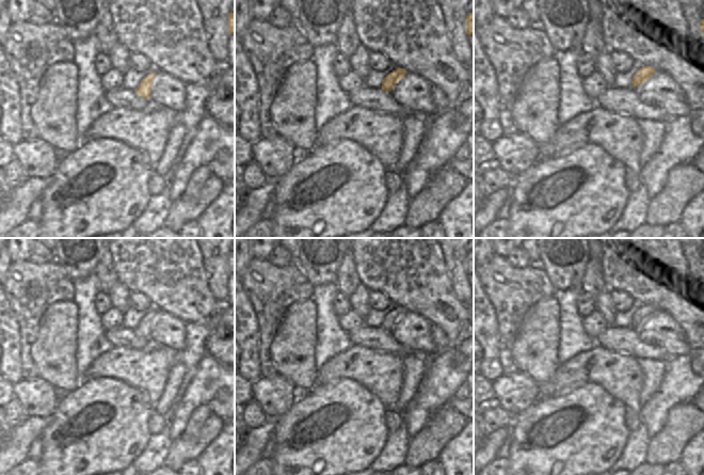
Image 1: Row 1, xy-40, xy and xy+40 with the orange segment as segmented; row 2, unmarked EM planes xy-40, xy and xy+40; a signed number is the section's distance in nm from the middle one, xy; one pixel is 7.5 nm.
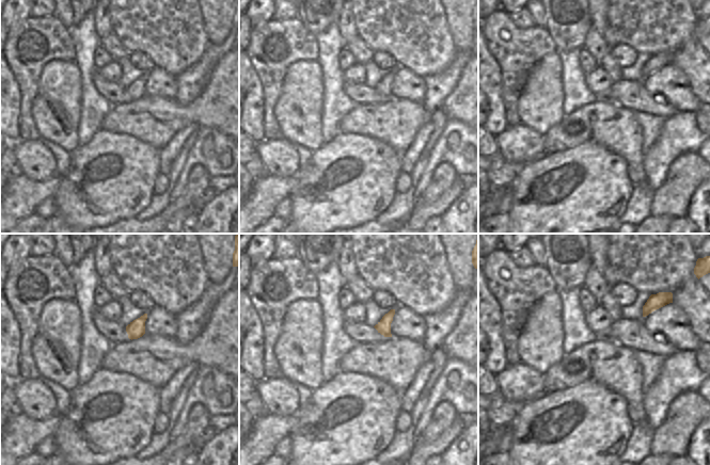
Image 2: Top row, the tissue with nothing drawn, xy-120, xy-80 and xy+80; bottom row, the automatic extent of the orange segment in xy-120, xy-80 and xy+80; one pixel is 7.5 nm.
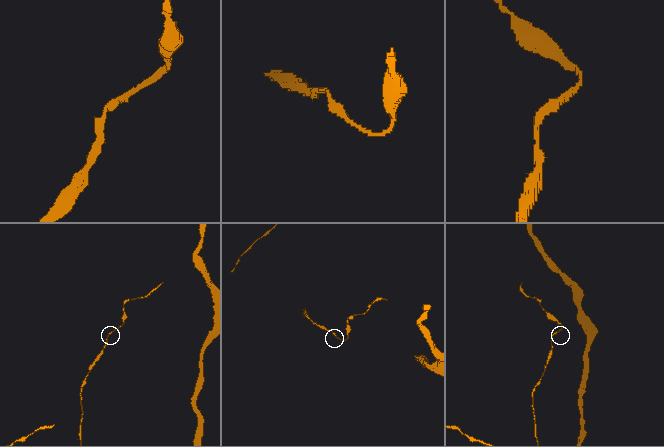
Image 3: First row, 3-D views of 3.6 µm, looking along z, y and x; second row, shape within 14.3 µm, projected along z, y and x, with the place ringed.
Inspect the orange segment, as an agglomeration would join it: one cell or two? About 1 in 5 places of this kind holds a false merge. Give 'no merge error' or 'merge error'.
no merge error

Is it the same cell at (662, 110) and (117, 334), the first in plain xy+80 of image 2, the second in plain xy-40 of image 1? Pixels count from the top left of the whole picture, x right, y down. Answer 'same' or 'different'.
same

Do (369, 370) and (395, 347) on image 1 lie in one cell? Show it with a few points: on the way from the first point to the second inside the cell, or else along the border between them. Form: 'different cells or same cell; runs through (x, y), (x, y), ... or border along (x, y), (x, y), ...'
different cells; border along (364, 347), (370, 350), (388, 351), (402, 357)

